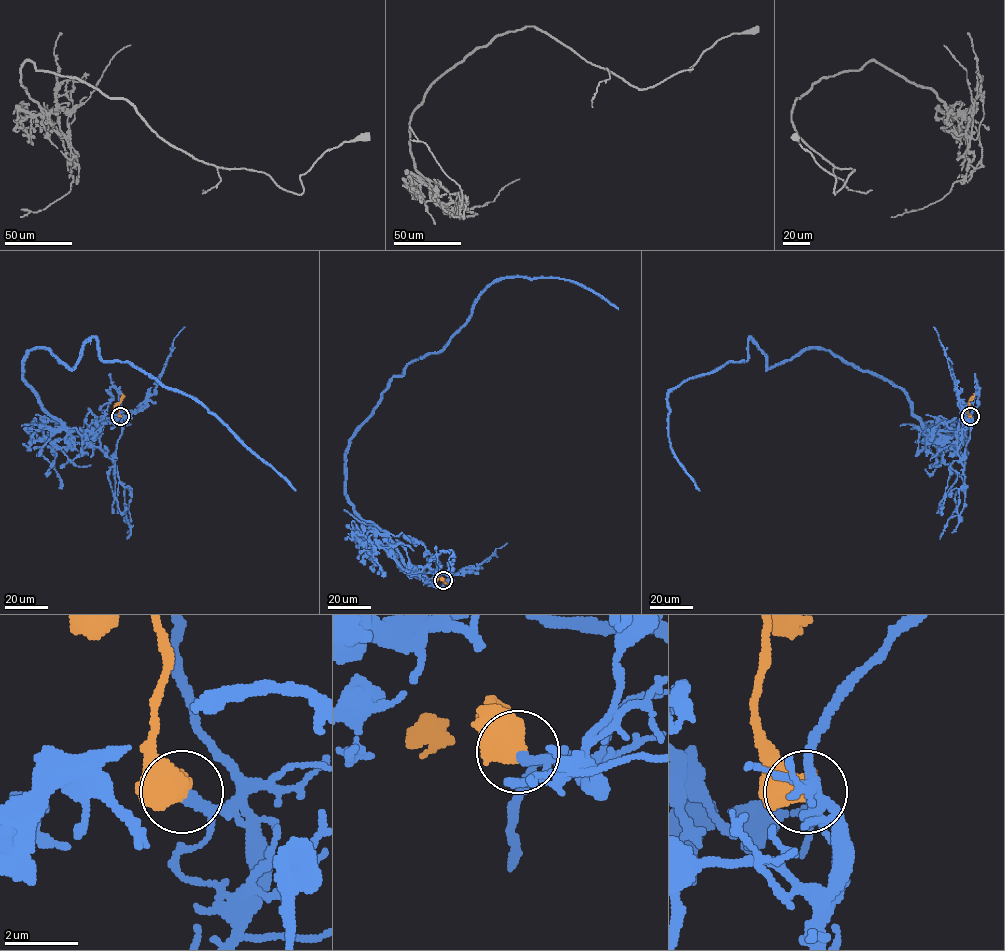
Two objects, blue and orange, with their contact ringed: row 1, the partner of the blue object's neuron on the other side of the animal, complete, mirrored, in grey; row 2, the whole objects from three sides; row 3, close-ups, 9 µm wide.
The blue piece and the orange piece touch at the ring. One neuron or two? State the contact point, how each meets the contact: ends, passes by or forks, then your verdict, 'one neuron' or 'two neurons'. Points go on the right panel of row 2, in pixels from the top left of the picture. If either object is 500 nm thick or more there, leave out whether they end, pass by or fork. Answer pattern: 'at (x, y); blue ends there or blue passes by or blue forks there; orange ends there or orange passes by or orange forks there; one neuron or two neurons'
at (970, 416); one neuron

